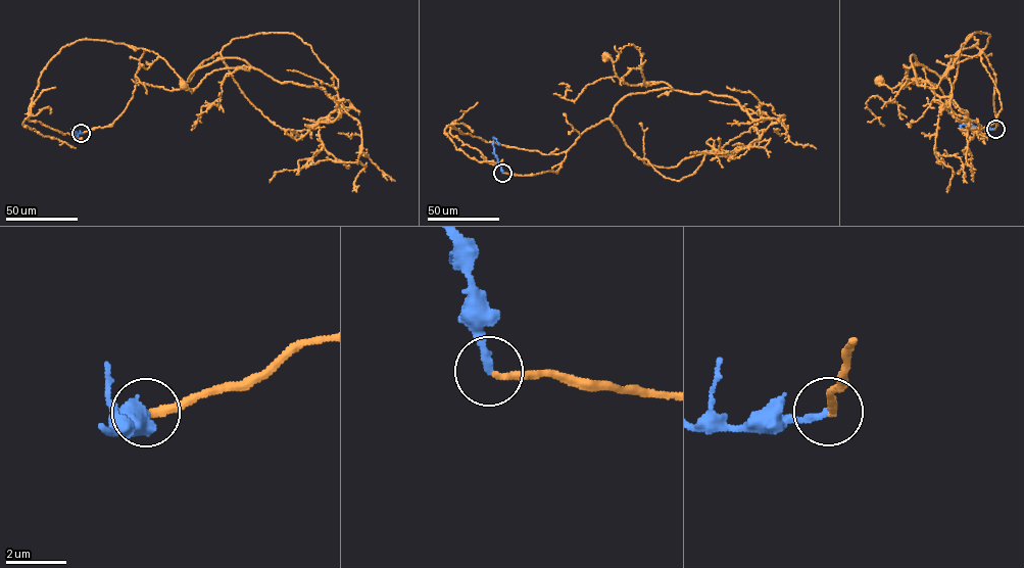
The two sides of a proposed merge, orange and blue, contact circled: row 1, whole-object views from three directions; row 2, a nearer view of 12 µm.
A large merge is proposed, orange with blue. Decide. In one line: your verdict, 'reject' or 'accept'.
accept

